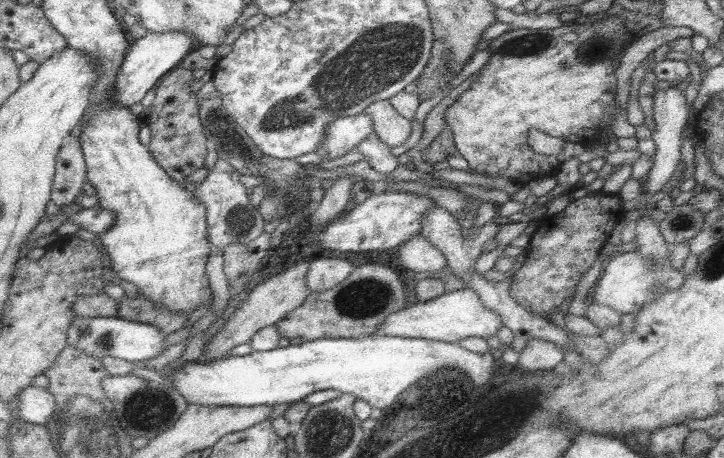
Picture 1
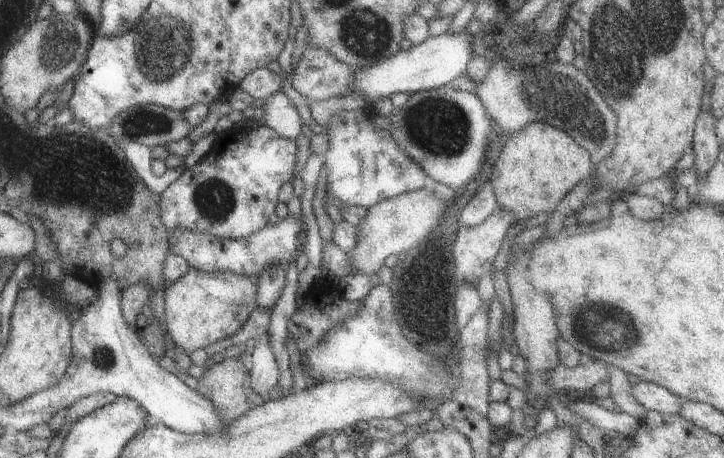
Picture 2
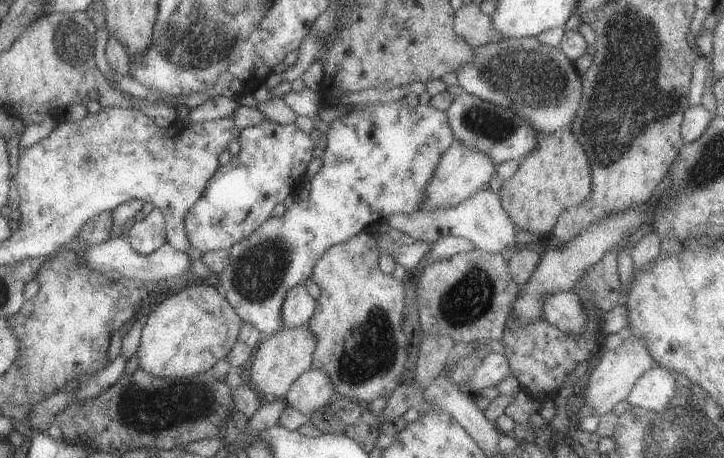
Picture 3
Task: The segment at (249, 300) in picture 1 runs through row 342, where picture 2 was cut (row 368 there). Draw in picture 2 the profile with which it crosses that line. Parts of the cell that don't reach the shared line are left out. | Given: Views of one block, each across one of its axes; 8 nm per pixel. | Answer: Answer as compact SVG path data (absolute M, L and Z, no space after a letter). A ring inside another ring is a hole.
M224 358L205 370L199 378L198 391L212 401L215 410L226 423L242 416L254 406L245 396L249 390L250 378L242 358Z

